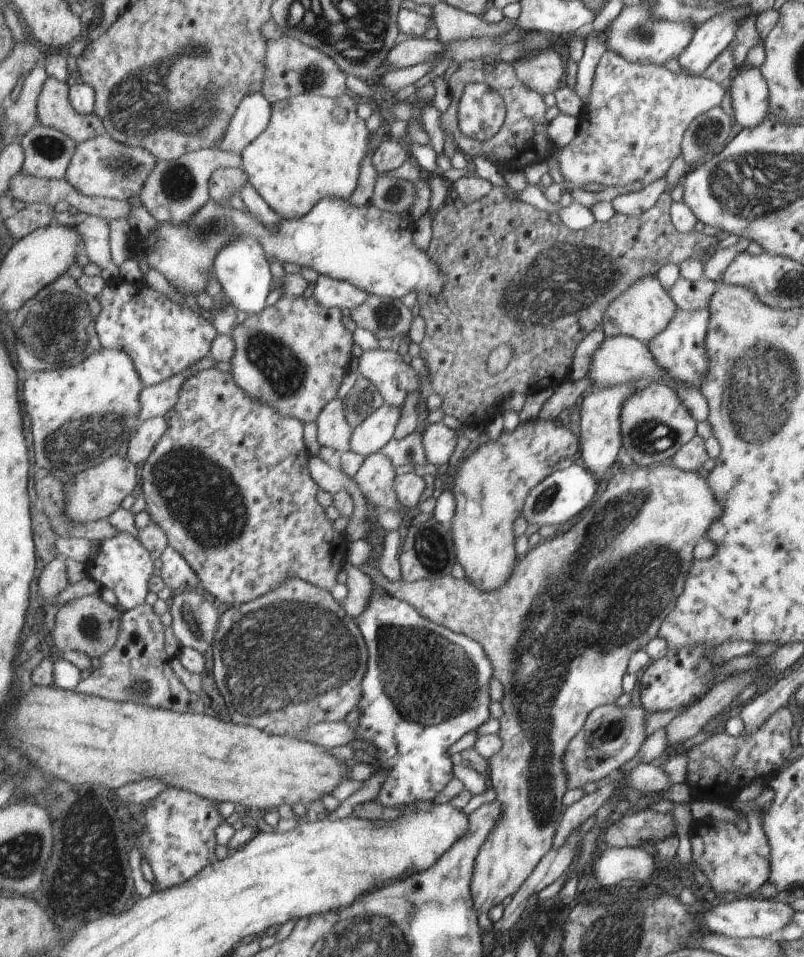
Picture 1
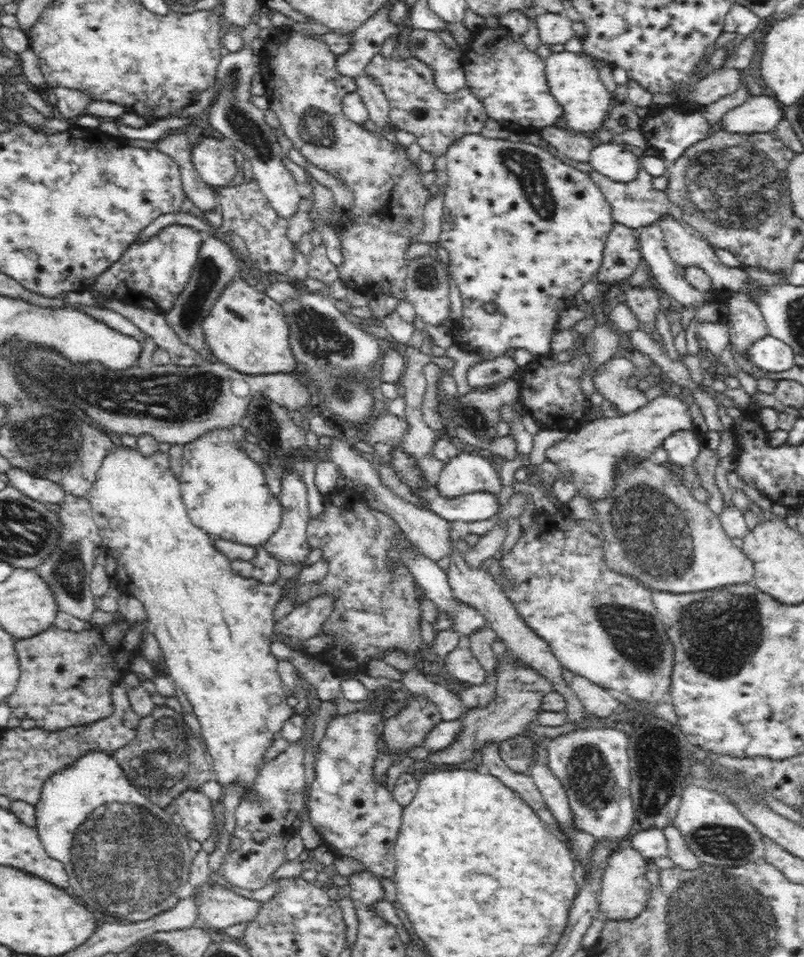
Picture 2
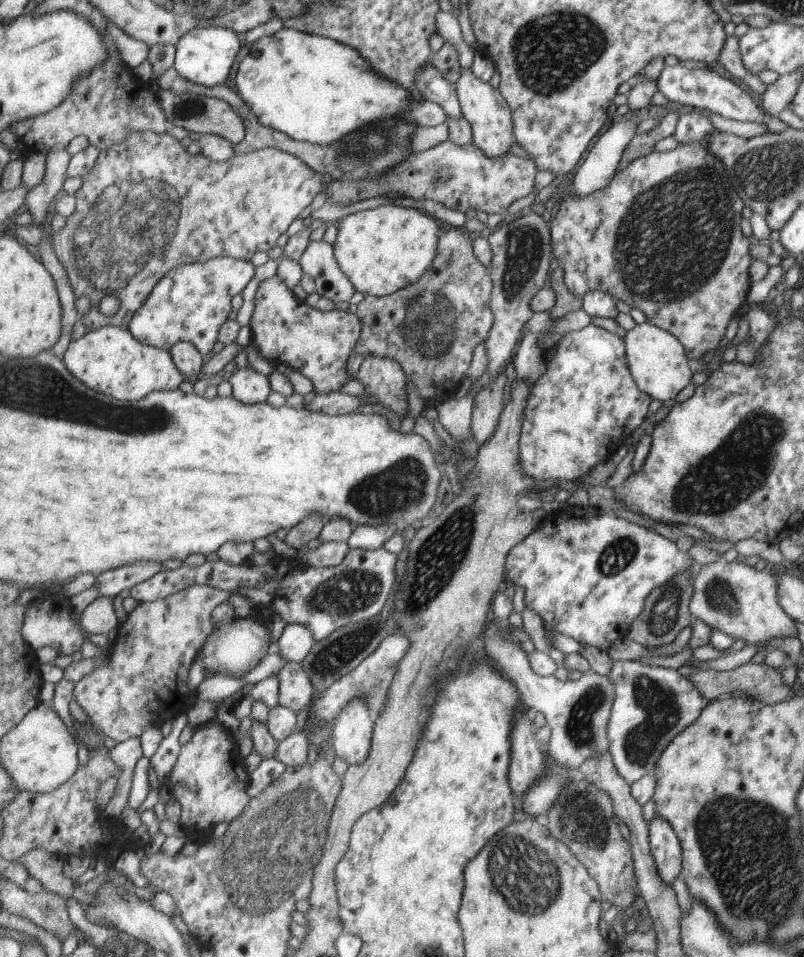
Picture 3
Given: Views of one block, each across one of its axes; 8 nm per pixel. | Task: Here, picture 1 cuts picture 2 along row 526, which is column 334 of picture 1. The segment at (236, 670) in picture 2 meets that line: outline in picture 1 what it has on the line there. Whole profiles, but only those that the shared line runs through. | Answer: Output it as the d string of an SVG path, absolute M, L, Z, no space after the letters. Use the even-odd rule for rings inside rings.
M349 92L335 98L299 95L276 102L269 126L241 154L241 168L276 213L285 219L303 218L324 198L352 197L361 160L384 137L380 131L367 131L363 121L355 114L354 95Z

